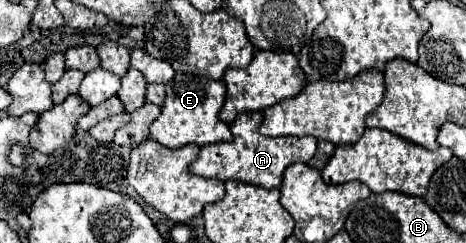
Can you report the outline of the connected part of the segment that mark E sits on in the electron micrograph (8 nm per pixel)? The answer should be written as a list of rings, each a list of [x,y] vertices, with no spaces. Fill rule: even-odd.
[[[179,72],[175,74],[173,80],[165,84],[165,88],[167,88],[167,98],[165,104],[161,106],[161,116],[151,124],[151,138],[155,138],[167,148],[181,148],[191,142],[199,146],[225,142],[233,136],[229,124],[223,124],[219,118],[227,94],[223,80],[209,80]]]

